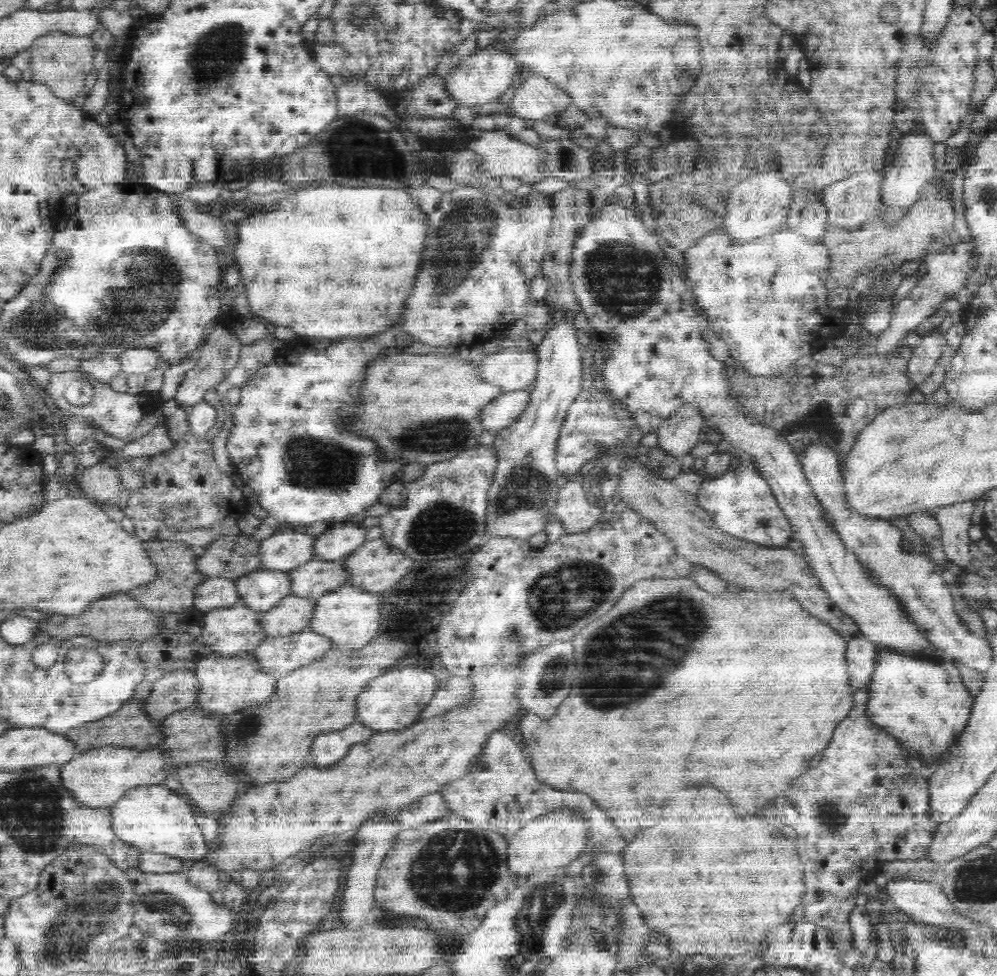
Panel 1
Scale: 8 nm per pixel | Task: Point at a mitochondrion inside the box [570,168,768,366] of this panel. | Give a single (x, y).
(624, 281)

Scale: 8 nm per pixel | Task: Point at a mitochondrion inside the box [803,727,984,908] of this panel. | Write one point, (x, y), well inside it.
(833, 816)

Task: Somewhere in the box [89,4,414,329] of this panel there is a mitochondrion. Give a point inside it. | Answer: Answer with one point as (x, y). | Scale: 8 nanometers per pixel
(217, 55)

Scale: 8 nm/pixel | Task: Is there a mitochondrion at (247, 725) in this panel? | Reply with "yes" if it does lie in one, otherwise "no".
yes

